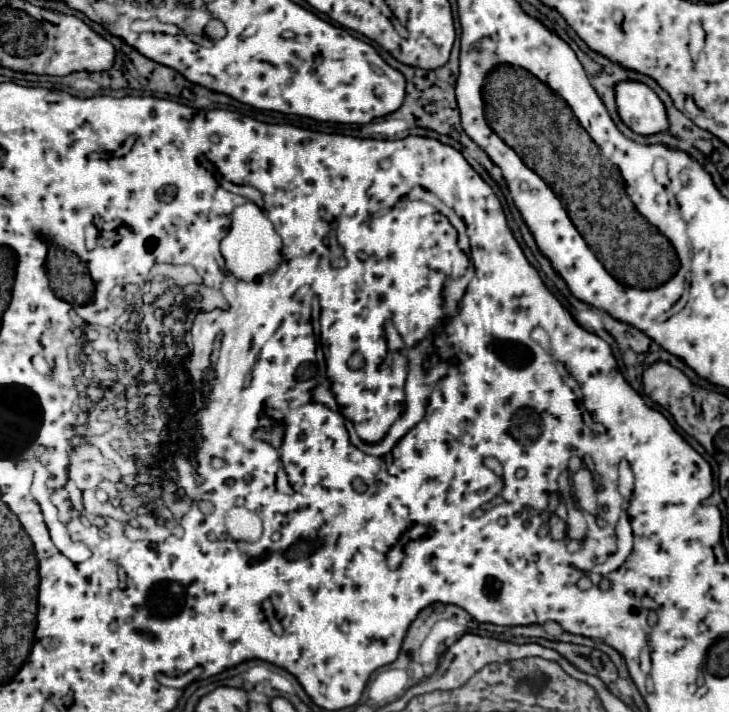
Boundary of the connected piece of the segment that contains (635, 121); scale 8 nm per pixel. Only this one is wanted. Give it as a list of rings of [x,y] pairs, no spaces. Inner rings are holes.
[[[622,80],[614,88],[616,106],[622,122],[638,134],[656,134],[668,130],[666,110],[656,92],[642,82]]]

